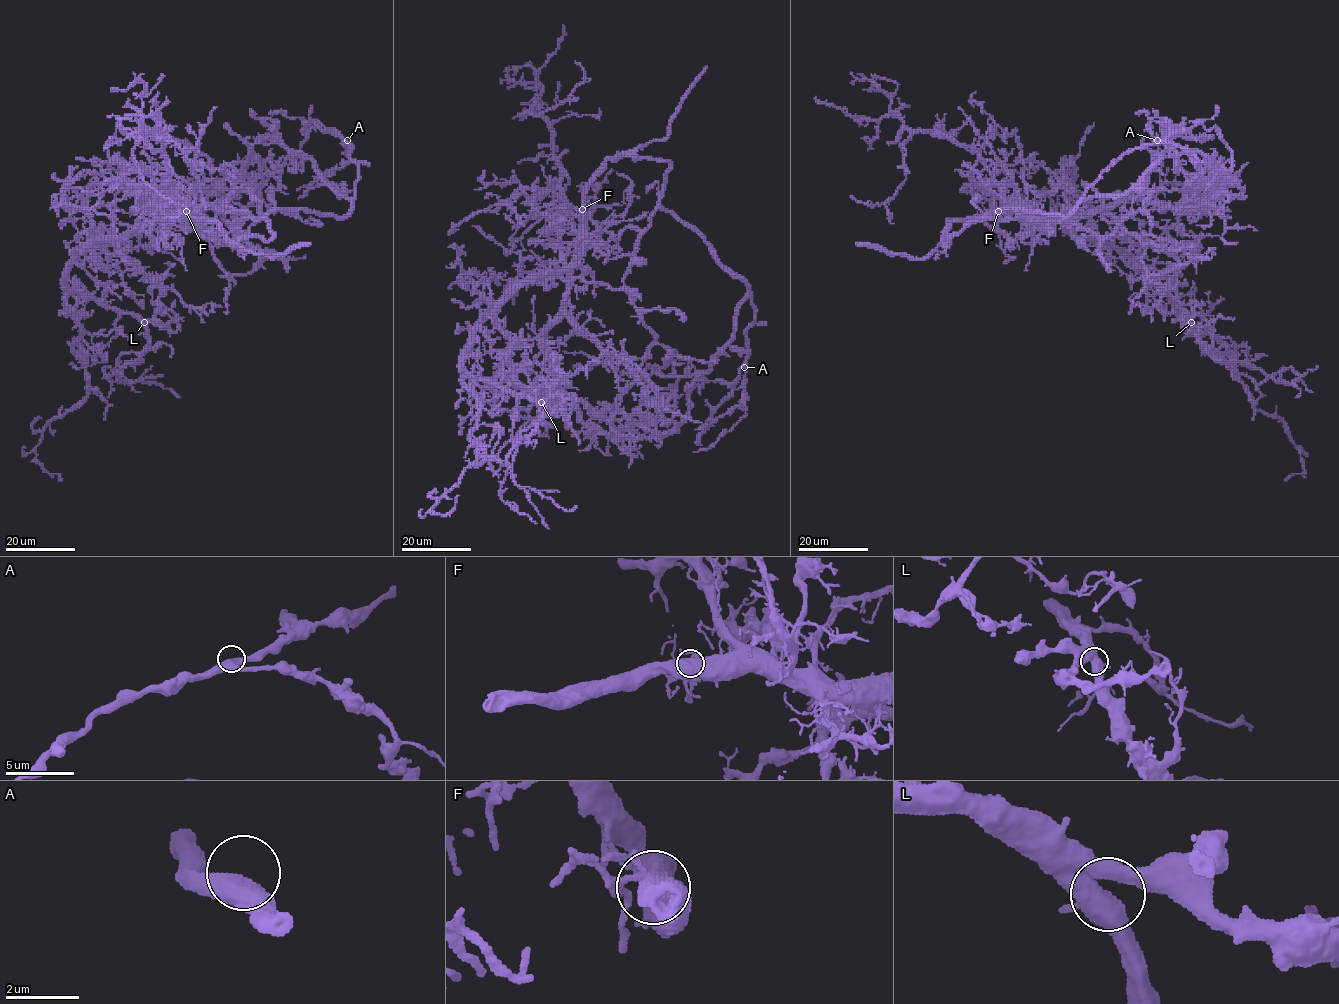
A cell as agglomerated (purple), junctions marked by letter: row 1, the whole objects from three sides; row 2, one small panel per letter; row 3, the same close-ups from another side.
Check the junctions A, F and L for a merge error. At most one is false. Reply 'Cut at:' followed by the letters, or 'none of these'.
Cut at: none of these

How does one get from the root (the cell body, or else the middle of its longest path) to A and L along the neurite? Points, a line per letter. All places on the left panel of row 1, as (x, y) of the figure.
A: (184, 219), (224, 233), (236, 231), (239, 220), (260, 219), (278, 209), (344, 216), (358, 179), (347, 140)
L: (184, 219), (159, 219), (121, 238), (90, 244), (78, 251), (68, 275), (73, 291), (144, 322)

